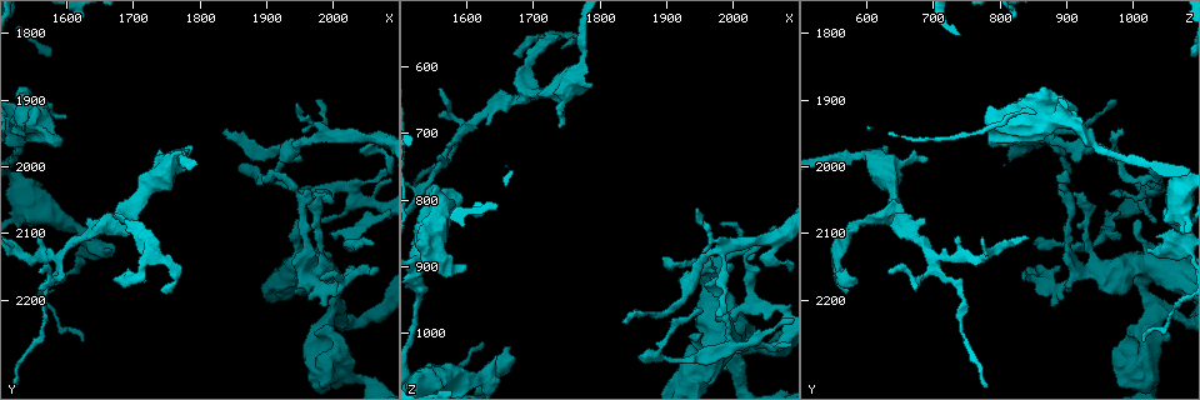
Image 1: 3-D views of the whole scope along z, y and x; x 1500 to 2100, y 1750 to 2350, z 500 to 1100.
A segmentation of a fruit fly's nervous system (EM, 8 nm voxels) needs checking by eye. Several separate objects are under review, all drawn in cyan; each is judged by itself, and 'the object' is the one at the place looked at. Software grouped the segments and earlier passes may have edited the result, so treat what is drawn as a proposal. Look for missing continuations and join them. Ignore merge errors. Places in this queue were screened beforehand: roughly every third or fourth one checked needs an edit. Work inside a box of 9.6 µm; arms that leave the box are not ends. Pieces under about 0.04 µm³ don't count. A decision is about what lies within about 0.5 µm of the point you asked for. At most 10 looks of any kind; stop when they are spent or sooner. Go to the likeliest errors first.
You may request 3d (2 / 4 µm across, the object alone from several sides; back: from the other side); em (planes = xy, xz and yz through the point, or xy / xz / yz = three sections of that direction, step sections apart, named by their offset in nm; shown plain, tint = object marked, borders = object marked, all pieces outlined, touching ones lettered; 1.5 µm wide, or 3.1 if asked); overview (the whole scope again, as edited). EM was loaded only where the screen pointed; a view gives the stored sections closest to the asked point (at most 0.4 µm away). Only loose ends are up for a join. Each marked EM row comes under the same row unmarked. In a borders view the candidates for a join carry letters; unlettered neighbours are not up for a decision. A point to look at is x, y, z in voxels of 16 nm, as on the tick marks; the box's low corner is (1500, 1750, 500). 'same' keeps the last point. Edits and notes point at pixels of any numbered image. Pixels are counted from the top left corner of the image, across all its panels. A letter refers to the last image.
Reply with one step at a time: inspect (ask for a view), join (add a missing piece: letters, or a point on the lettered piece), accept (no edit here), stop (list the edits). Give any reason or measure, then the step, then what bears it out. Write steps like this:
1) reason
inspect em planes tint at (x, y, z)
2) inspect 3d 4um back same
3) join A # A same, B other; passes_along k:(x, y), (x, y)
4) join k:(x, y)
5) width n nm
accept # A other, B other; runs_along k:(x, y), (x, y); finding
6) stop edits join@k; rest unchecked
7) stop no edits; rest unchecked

an open end
inspect em xz step 4 borders at (1840, 1955, 990)

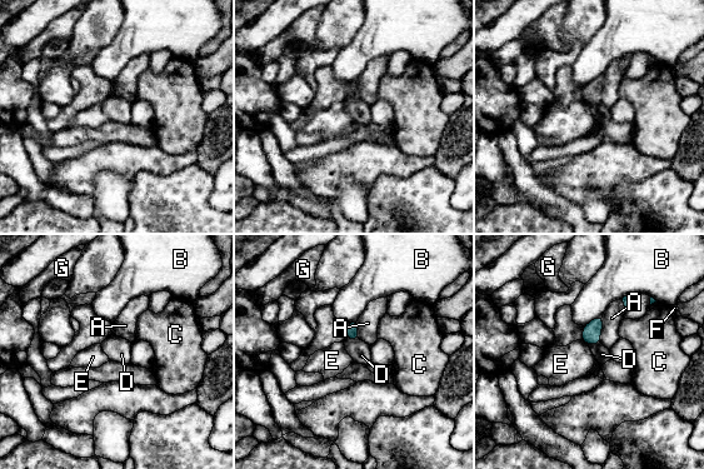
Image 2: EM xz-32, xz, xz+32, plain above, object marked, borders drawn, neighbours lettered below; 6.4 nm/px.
cut it another way
inspect em planes borders same

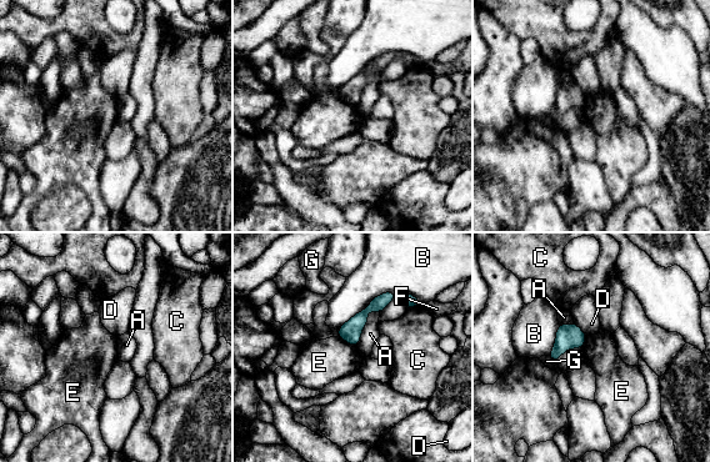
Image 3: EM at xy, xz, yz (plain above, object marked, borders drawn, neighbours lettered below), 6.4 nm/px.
accept # A other, B other, C other, D other, E other, F other, G other; border 3:(338, 336), (354, 346); none of them fits

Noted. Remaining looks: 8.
free end
inspect em yz step 4 borders at (1950, 1905, 815)

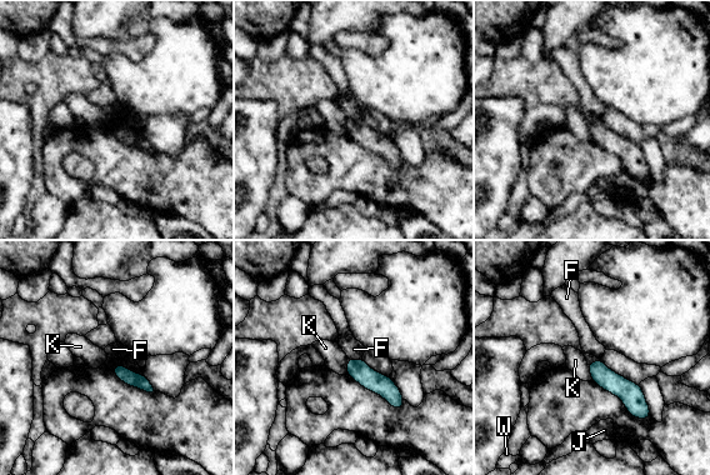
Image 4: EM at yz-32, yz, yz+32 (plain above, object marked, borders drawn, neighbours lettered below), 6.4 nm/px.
inspect em planes borders same

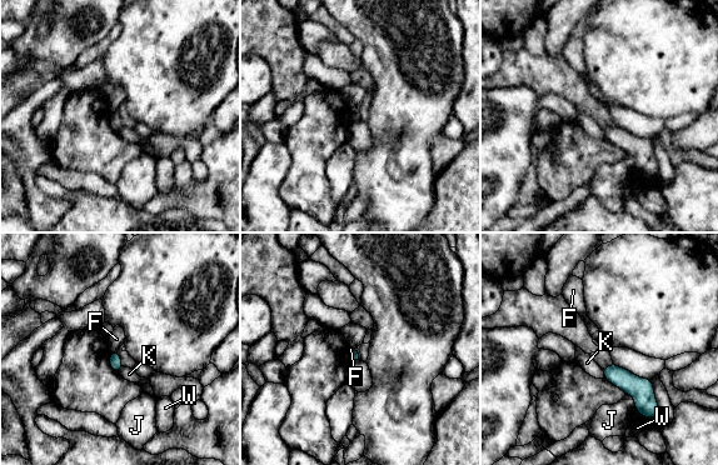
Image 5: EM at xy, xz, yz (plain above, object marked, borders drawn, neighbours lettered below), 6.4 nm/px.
longest_contact J 130 nm
accept # F other, J other, K other, W other; border 5:(116, 350), (110, 354); none of them fits

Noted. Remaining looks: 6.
free end
inspect em planes borders at (1745, 2185, 570)

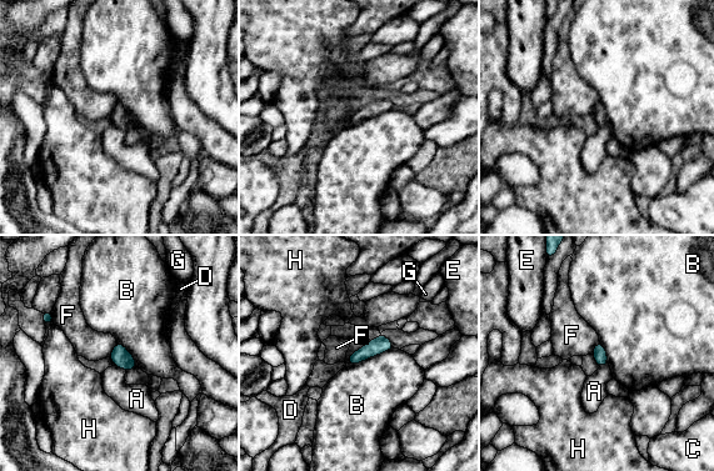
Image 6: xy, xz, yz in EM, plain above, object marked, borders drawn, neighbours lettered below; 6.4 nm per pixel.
accept # A other, B other, C other, D other, E other, F other, G other, H other; border 6:(116, 342), (109, 356); none of them fits

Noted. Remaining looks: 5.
free end
inspect em planes borders at (1950, 2085, 1010)

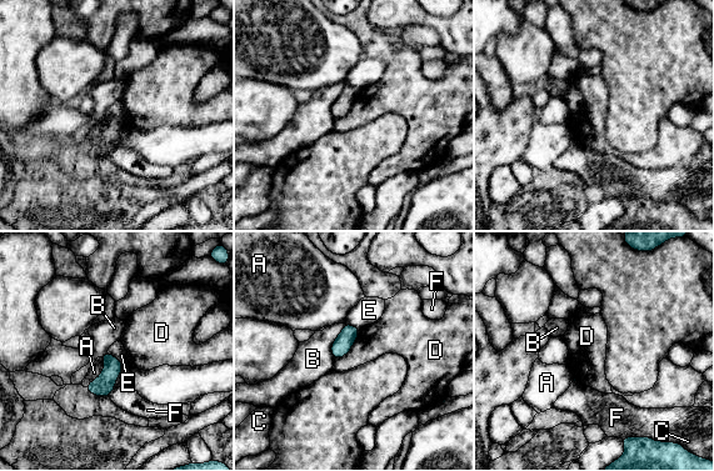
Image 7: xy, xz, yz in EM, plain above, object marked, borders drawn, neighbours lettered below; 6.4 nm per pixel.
accept # A other, B other, C other, D other, E other, F other; border 7:(360, 330), (351, 347), (335, 359); none of them fits

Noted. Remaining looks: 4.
stop no edits; rest unchecked

